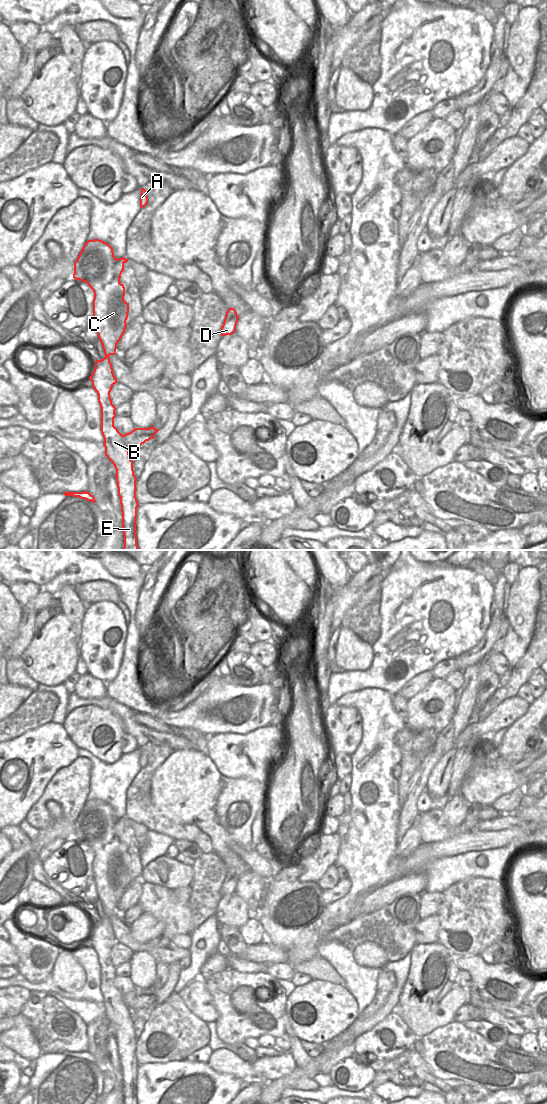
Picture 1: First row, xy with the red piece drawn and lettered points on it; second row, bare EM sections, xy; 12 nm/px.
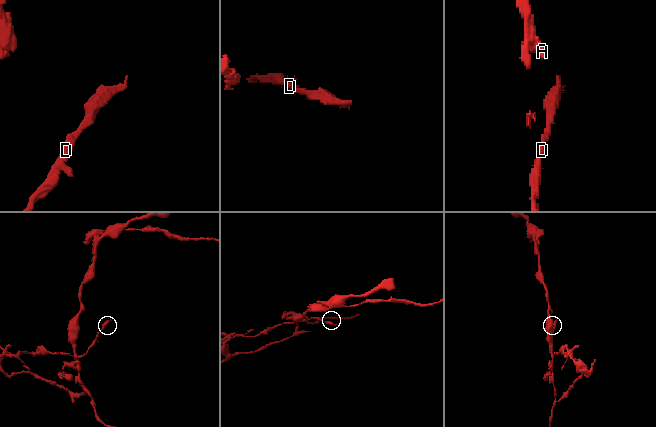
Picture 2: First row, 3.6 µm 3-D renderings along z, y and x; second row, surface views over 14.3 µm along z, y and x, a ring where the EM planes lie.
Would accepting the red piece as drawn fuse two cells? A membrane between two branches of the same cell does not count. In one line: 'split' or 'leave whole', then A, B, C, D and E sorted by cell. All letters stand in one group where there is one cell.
split | A B C E / D

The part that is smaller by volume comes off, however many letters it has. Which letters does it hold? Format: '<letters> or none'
D

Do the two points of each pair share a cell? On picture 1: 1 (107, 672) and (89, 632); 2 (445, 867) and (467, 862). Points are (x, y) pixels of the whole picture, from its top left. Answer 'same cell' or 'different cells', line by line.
1: same cell
2: different cells

